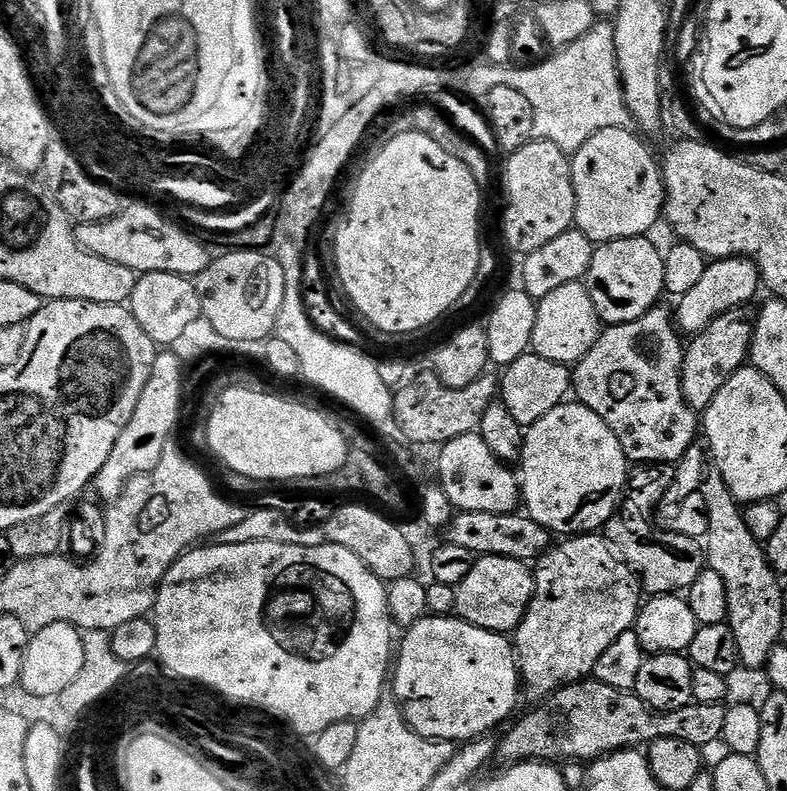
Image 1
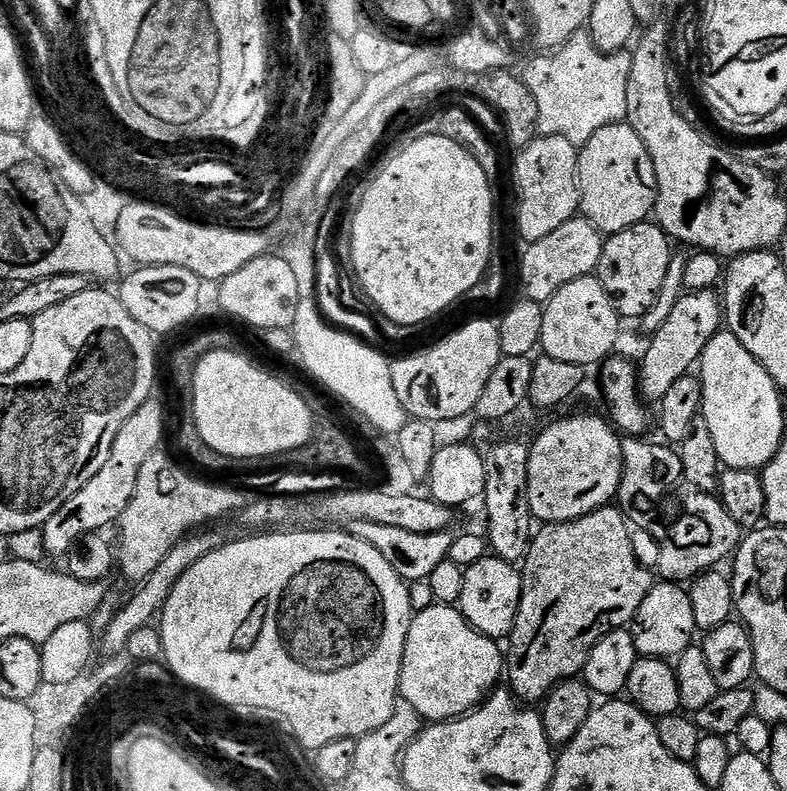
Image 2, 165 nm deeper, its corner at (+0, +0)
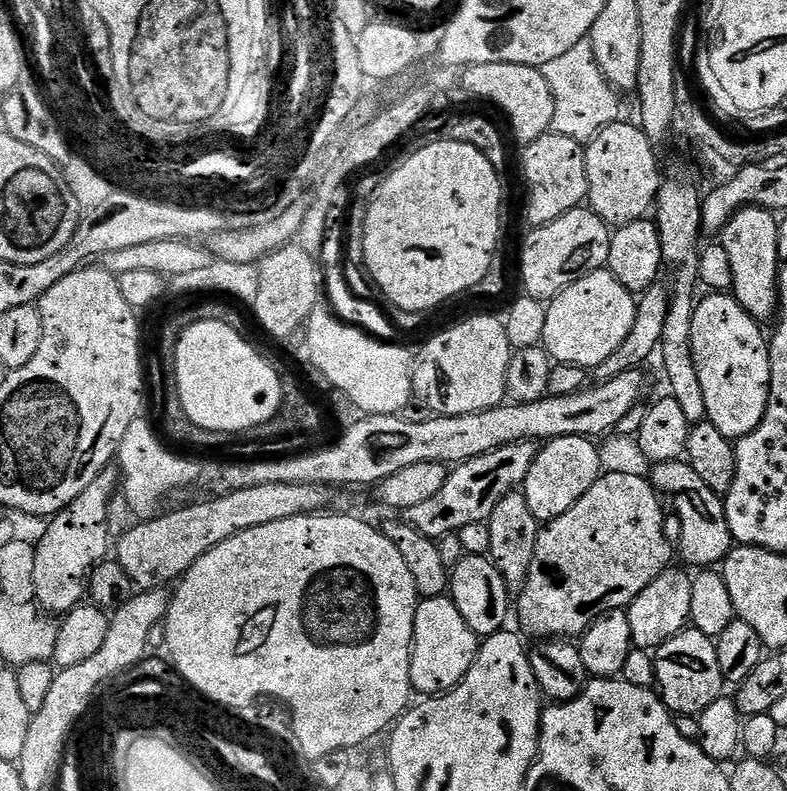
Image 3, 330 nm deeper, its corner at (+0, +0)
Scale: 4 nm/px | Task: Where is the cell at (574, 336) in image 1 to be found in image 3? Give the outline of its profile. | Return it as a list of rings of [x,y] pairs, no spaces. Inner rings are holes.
[[[607,270],[591,272],[578,278],[578,282],[566,286],[566,290],[558,293],[548,304],[542,341],[544,351],[556,364],[573,364],[579,368],[595,370],[602,362],[606,362],[606,358],[610,358],[610,354],[614,354],[614,350],[618,350],[618,346],[622,346],[622,342],[626,342],[630,326],[634,326],[636,301],[634,293],[626,290],[626,286],[622,286],[622,282],[618,282],[618,278],[614,278],[614,274]]]

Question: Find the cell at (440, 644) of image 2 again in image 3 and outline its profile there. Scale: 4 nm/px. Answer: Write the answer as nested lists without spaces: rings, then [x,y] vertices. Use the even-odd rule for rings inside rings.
[[[447,595],[435,596],[429,600],[421,599],[414,614],[414,638],[412,639],[412,661],[410,662],[410,678],[413,689],[428,698],[435,698],[455,688],[470,670],[476,652],[480,648],[480,640],[470,626],[466,626],[466,618],[458,614],[458,606]]]

